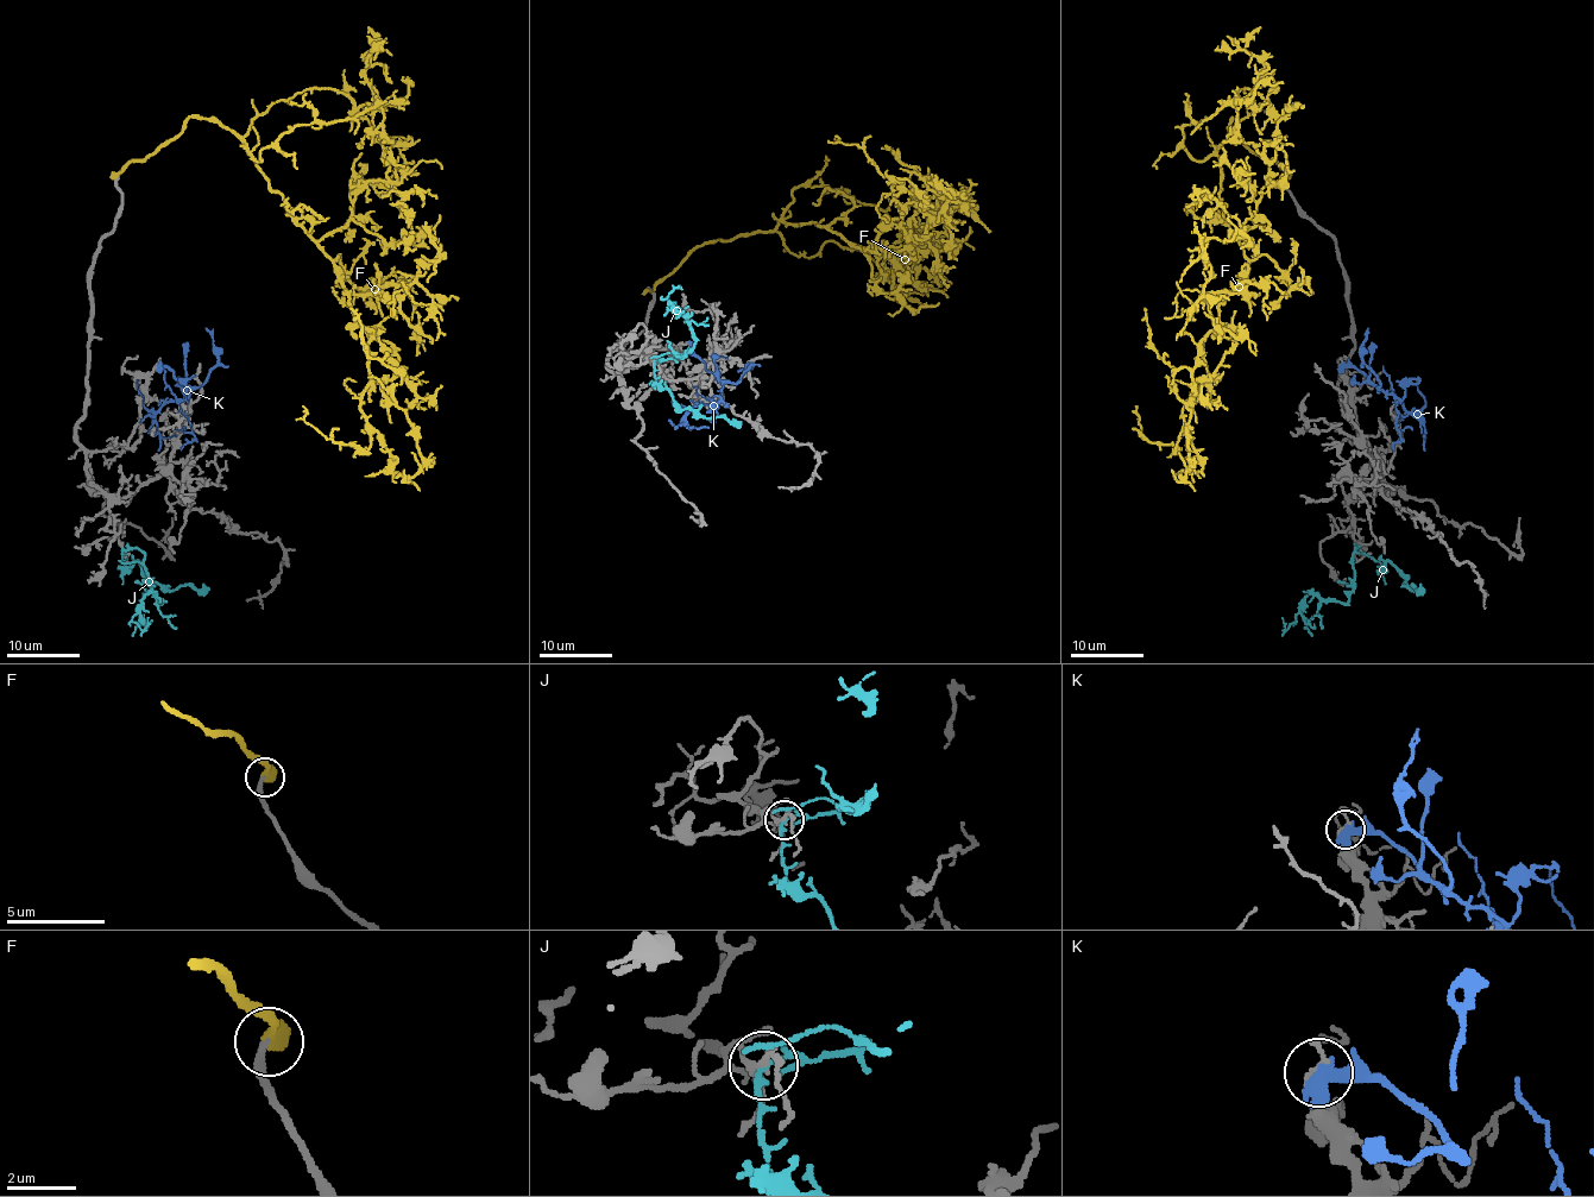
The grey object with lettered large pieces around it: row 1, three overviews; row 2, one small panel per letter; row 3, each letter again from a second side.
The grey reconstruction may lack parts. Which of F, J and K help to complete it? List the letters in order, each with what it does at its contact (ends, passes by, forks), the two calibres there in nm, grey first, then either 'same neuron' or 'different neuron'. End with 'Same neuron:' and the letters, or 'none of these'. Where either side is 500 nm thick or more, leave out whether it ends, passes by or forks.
F: it ends | 240/480 nm | different neuron
J: it forks | 160/110 nm | different neuron
K: 280/550 nm | different neuron
Same neuron: none of these

